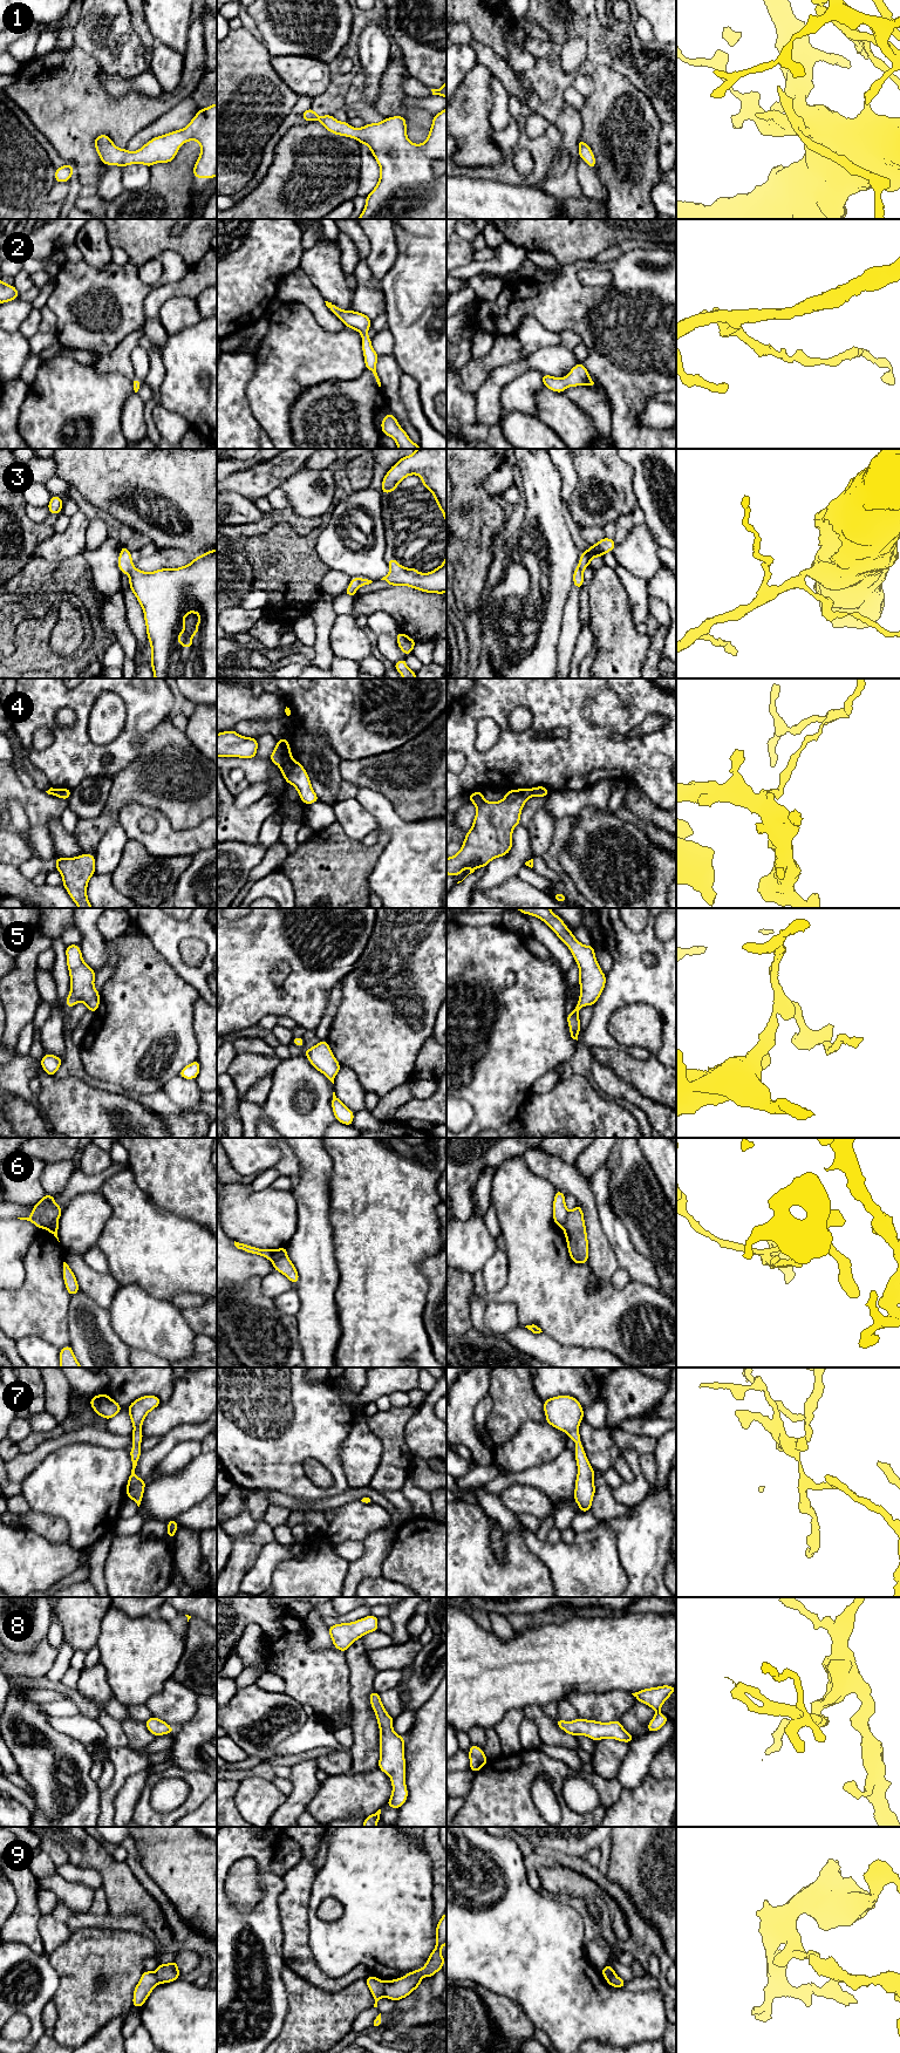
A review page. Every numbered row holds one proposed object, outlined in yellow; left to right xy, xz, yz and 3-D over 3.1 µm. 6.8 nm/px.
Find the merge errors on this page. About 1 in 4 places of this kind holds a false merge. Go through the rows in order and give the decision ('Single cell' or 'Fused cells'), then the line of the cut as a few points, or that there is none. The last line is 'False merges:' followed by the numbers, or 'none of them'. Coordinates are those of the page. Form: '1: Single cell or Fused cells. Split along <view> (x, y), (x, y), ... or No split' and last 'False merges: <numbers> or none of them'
1: Single cell. No split
2: Single cell. No split
3: Single cell. No split
4: Fused cells. Split along xz (291, 759), (280, 766)
5: Single cell. No split
6: Single cell. No split
7: Single cell. No split
8: Single cell. No split
9: Fused cells. Split along yz (601, 1971), (608, 1976), (615, 1975)
False merges: 4, 9

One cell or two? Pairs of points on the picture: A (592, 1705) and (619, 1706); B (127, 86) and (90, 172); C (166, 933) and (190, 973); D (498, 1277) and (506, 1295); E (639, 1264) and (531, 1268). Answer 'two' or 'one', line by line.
A: one
B: two
C: one
D: two
E: two

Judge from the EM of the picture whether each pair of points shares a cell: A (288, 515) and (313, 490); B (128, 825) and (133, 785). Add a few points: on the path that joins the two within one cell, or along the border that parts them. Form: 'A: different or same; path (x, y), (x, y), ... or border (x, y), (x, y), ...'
A: different; border (290, 506), (301, 516), (319, 518)
B: different; border (157, 809), (140, 804), (128, 804), (117, 811)

